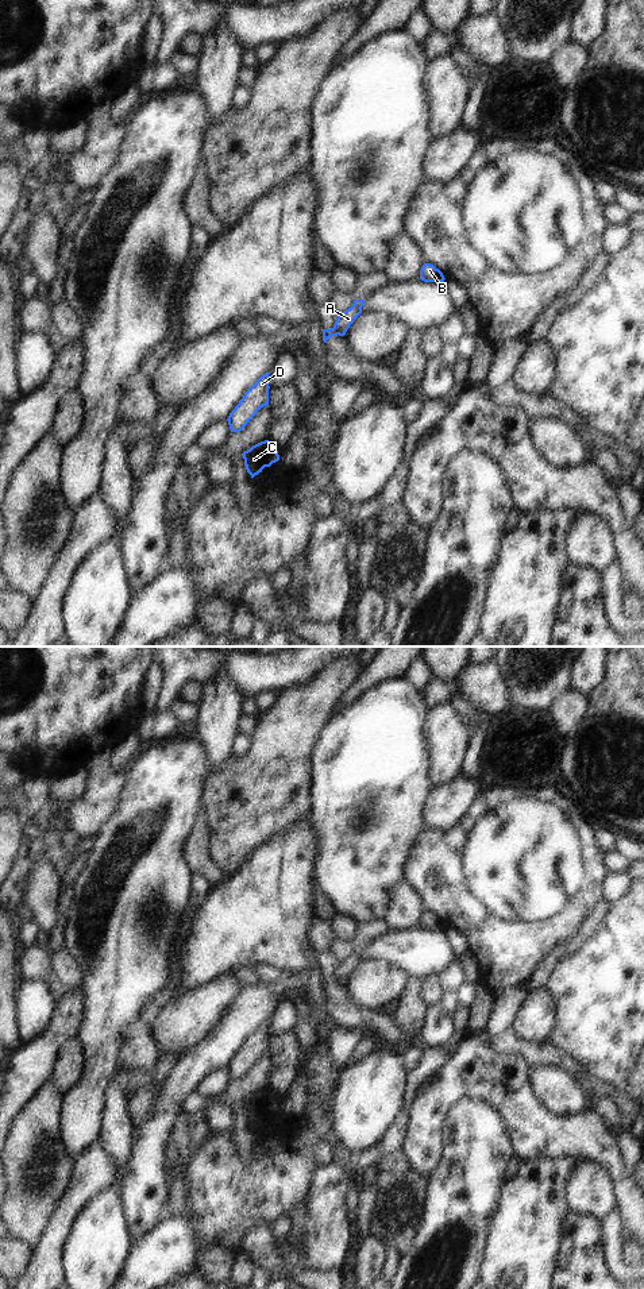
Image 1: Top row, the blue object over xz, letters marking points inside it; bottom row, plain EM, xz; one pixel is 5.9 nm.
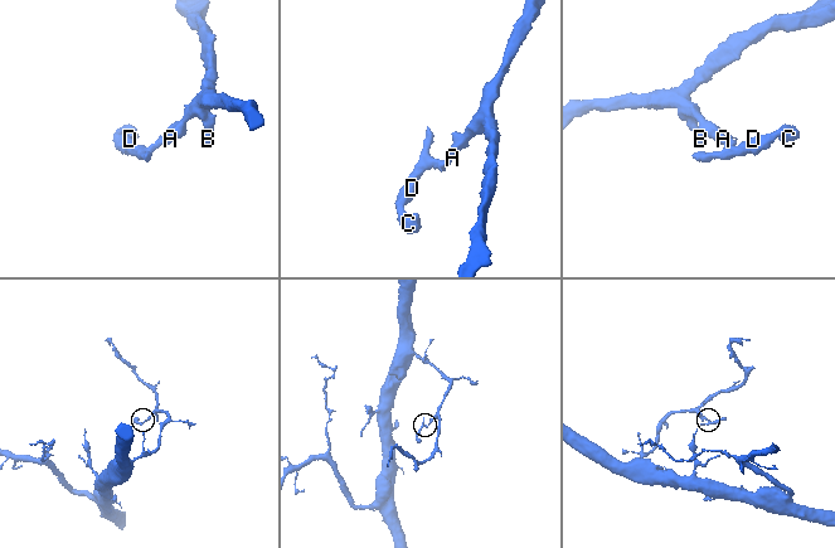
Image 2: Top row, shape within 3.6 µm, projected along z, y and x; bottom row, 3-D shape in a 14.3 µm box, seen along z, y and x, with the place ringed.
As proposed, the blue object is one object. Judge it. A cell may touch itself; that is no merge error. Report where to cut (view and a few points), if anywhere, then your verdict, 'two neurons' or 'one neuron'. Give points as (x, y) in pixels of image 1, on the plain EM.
xz (332, 976), (338, 981) | two neurons

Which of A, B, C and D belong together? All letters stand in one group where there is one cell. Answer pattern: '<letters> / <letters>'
A B / C D

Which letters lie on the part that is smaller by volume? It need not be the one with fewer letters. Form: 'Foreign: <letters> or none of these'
Foreign: C, D

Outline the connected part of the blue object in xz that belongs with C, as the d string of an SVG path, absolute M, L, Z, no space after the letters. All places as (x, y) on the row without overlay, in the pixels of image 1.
M269 1088L252 1093L242 1101L247 1120L254 1126L265 1115L270 1115L279 1108L278 1099Z

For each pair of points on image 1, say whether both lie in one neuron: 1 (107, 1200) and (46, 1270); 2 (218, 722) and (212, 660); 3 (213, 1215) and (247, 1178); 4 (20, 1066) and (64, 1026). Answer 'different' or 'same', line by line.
1: different
2: different
3: same
4: same

